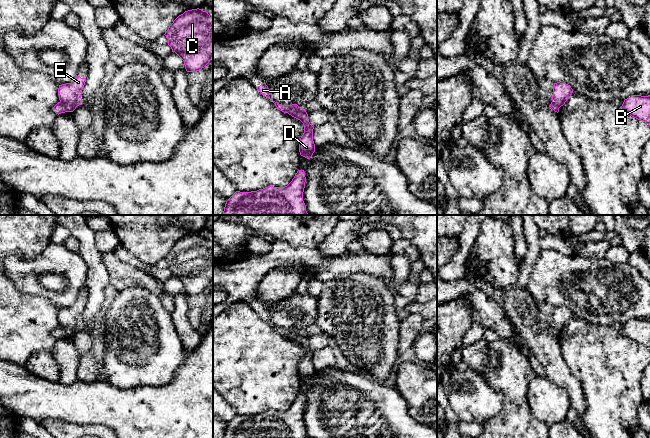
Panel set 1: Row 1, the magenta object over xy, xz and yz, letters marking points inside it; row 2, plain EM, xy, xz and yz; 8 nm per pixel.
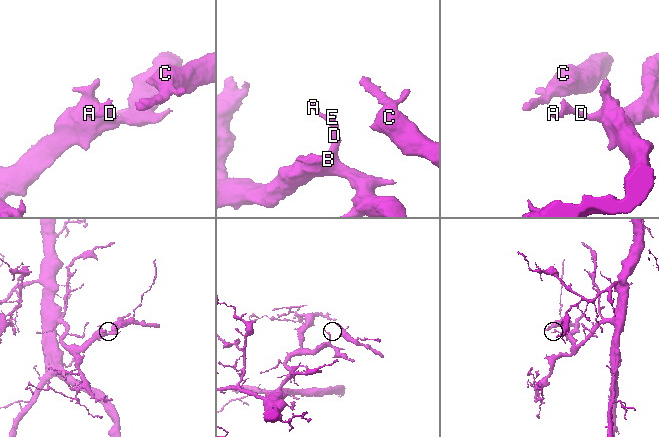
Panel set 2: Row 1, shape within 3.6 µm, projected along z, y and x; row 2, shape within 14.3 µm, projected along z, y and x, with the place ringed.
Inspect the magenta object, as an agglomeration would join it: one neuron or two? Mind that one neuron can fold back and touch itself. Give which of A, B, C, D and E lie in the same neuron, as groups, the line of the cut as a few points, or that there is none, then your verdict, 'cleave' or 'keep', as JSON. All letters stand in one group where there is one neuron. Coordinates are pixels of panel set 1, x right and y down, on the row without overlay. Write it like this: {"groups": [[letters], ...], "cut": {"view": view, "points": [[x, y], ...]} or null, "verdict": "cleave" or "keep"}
{"groups": [["A", "C"], ["B", "D", "E"]], "cut": {"view": "xy", "points": [[60, 324], [75, 331]]}, "verdict": "cleave"}

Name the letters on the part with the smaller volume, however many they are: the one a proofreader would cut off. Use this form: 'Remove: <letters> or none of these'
Remove: A, C

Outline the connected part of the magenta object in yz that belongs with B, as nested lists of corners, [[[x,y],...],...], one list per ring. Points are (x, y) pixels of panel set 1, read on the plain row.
[[[632,319],[624,324],[621,333],[650,350],[650,319]]]

